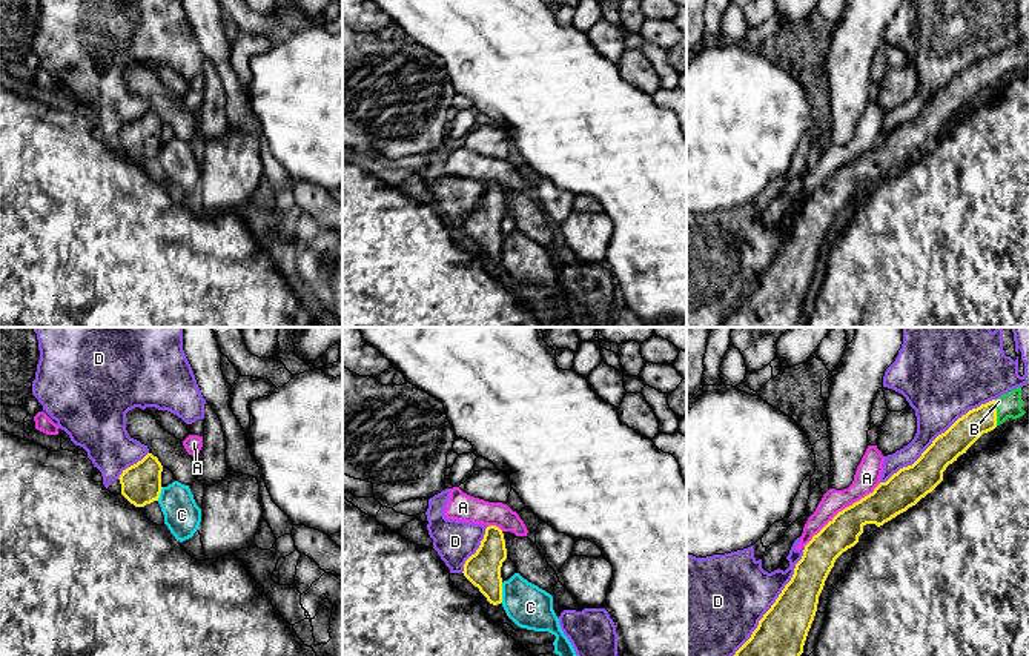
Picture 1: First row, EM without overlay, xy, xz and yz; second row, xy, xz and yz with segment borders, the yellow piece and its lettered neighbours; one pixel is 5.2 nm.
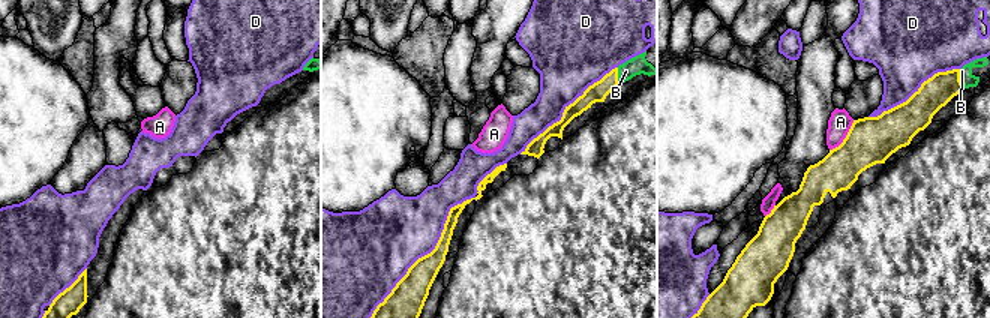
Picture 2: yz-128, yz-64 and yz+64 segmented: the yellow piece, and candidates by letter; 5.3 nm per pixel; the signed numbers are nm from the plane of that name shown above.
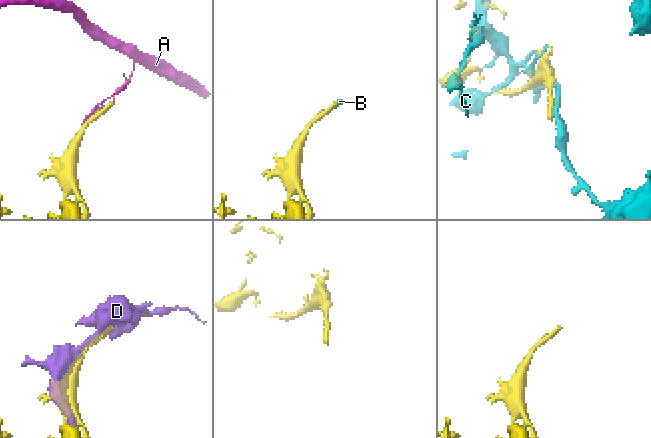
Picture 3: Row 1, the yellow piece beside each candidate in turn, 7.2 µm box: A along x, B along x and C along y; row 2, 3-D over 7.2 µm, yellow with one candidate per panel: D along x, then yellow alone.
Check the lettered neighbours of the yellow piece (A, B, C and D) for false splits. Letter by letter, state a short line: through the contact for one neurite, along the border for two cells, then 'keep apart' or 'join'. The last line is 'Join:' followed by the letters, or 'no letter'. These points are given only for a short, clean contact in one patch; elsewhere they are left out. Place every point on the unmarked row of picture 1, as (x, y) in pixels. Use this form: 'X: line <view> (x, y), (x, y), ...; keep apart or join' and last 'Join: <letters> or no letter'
A: keep apart
B: line yz (969, 83), (995, 68), (1009, 60); join
C: keep apart
D: keep apart
Join: B

